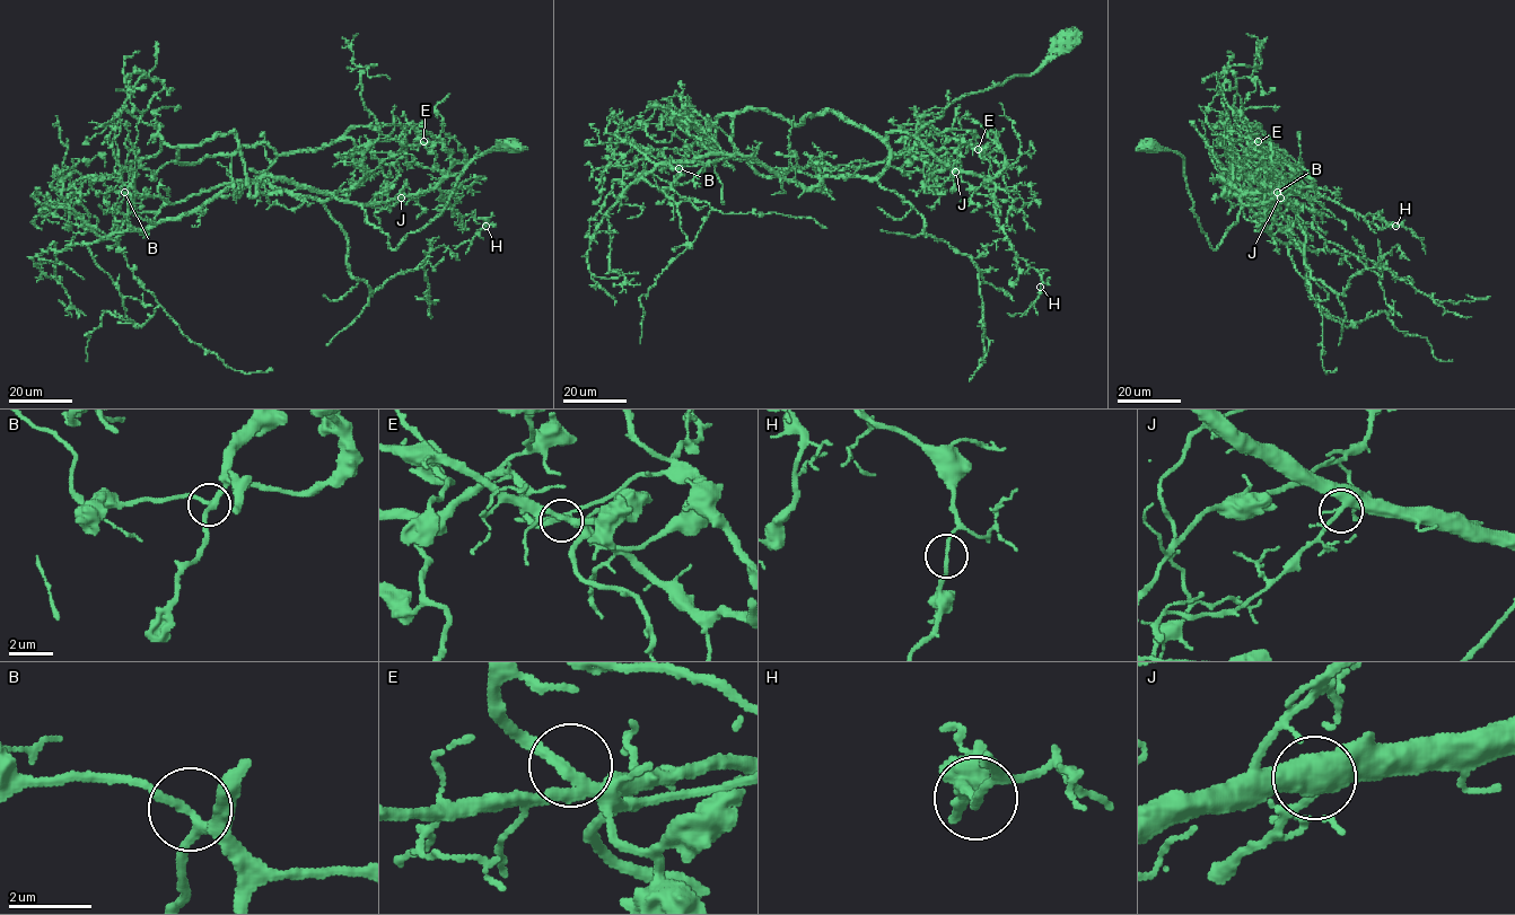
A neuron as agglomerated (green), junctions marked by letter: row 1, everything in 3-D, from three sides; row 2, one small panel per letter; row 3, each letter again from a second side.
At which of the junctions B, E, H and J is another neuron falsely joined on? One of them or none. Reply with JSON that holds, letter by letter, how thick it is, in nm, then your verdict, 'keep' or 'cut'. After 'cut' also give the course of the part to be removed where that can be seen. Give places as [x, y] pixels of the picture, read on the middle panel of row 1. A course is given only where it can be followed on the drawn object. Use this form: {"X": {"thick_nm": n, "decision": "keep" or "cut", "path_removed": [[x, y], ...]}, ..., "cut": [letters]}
{"B": {"thick_nm": 200, "decision": "keep"}, "E": {"thick_nm": 220, "decision": "keep"}, "H": {"thick_nm": 160, "decision": "keep"}, "J": {"thick_nm": 400, "decision": "keep"}, "cut": []}

